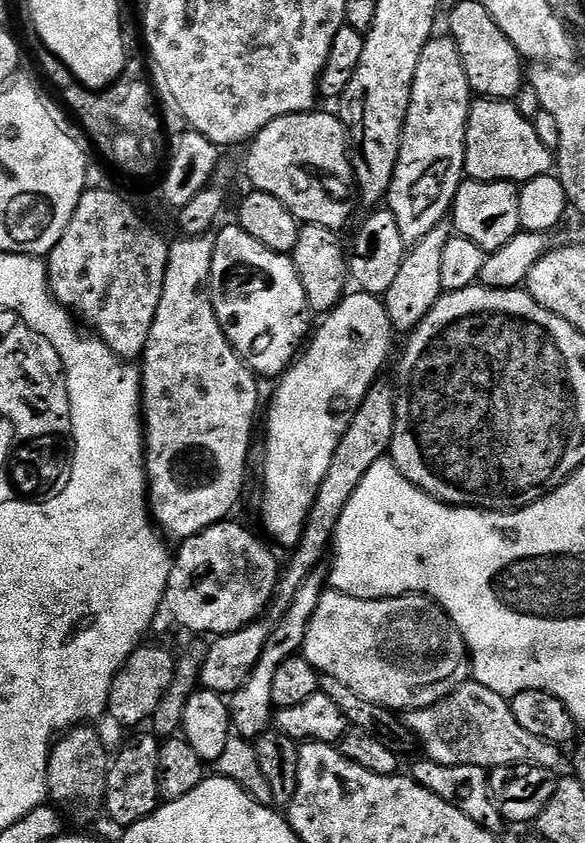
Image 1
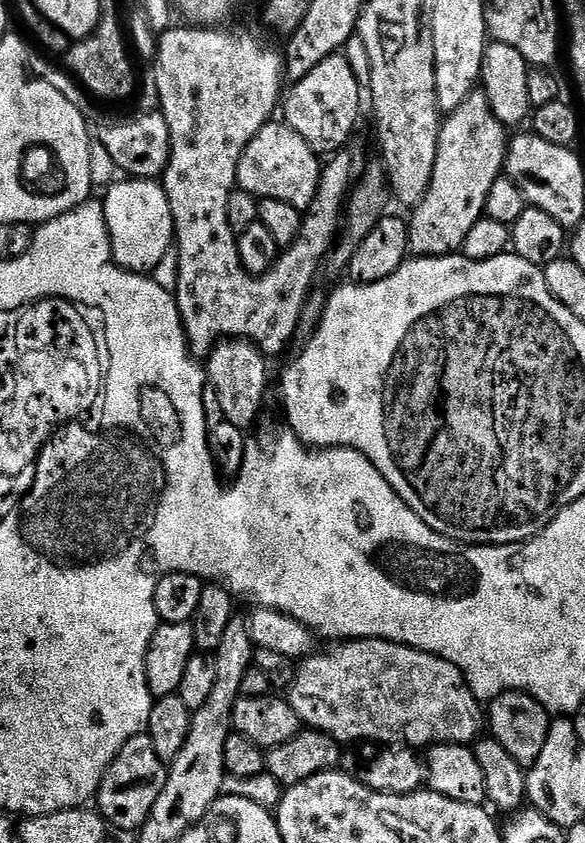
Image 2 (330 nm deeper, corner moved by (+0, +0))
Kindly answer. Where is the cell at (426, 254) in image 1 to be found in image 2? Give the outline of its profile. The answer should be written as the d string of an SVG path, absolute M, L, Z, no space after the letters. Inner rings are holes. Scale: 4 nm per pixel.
M483 90L472 92L458 106L458 110L447 113L440 125L438 154L434 162L432 185L428 188L426 198L421 204L411 209L408 220L408 247L416 256L451 256L459 253L466 242L466 234L485 215L484 207L490 194L490 188L504 172L504 161L508 159L508 142L510 136L502 122L494 118L490 110L488 96Z

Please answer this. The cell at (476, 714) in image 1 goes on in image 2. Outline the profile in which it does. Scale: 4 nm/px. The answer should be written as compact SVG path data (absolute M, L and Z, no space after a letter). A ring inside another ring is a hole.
M354 640L341 643L340 648L328 652L325 656L313 654L296 668L296 677L290 687L290 703L298 718L309 729L324 732L333 736L335 740L347 742L347 740L377 740L380 746L403 746L405 749L427 750L437 744L461 744L463 746L475 745L486 732L486 708L481 697L475 696L472 688L466 682L466 678L450 662L446 662L437 656L431 656L428 652L420 652L416 648L408 648L405 644L391 644L388 640Z

